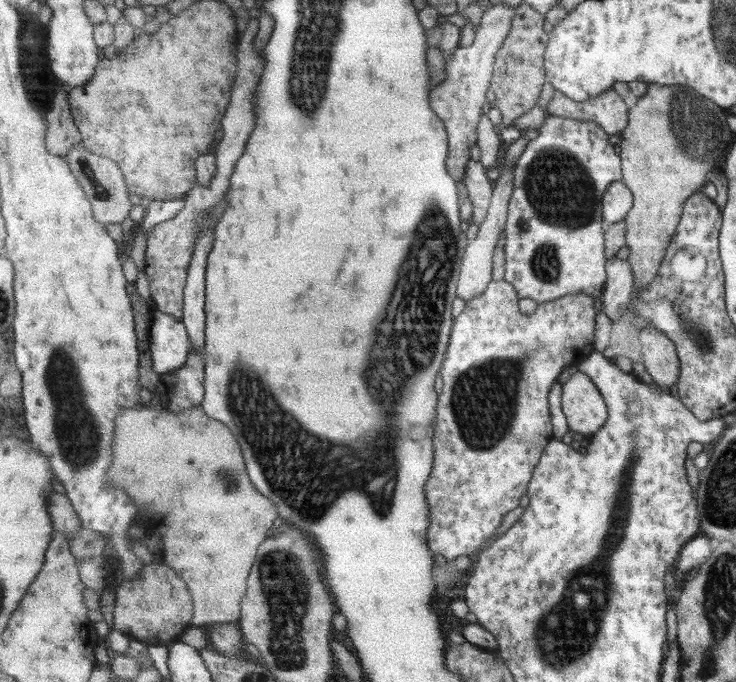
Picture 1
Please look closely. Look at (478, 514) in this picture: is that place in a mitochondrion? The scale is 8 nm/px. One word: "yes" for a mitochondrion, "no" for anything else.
no

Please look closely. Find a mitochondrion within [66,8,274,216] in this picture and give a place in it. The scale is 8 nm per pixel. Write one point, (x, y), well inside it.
(87, 168)

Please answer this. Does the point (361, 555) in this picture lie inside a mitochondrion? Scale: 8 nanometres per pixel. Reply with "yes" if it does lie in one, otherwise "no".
no

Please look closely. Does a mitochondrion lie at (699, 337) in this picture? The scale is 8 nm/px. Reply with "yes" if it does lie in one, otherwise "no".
yes

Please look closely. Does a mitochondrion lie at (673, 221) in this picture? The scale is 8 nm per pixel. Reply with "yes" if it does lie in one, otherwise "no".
no

